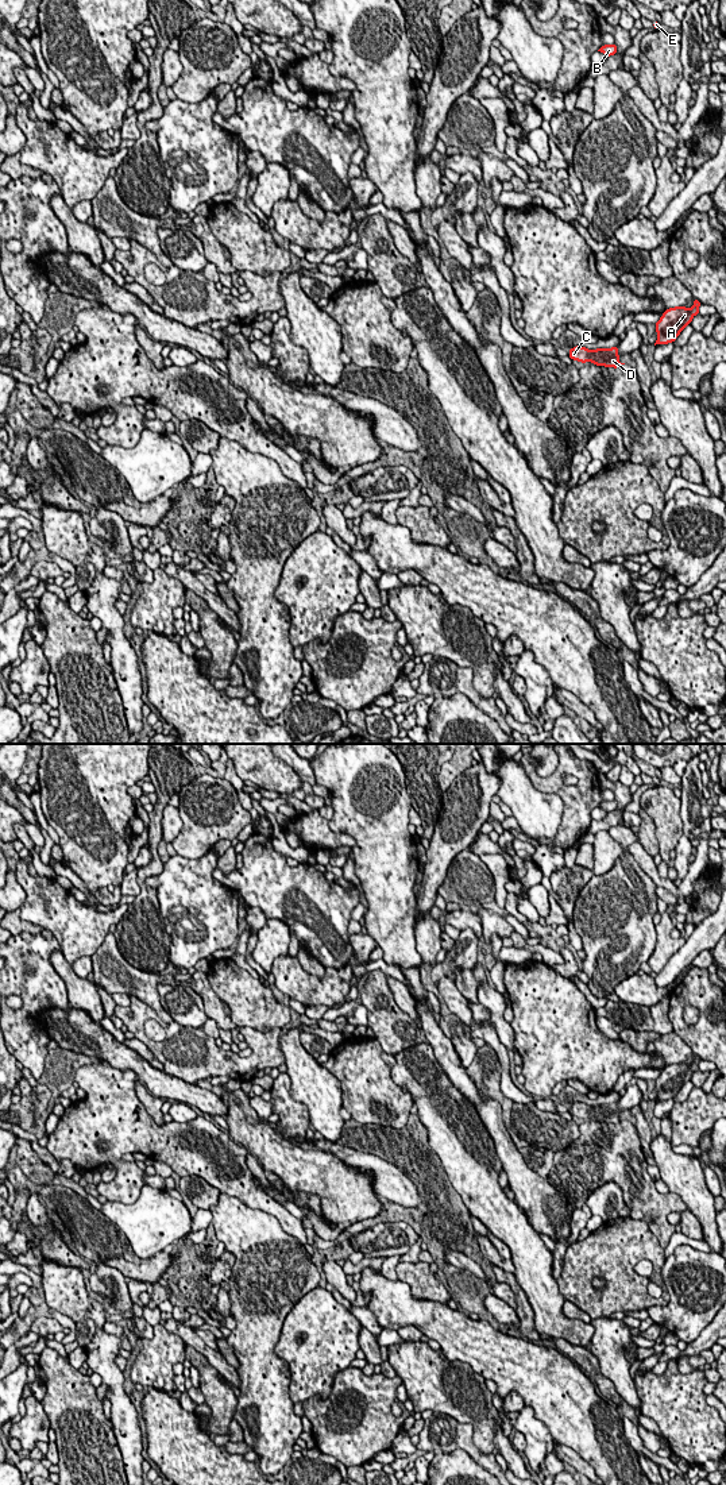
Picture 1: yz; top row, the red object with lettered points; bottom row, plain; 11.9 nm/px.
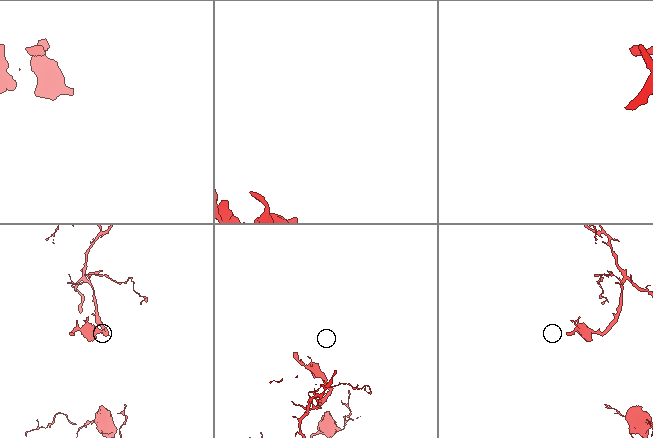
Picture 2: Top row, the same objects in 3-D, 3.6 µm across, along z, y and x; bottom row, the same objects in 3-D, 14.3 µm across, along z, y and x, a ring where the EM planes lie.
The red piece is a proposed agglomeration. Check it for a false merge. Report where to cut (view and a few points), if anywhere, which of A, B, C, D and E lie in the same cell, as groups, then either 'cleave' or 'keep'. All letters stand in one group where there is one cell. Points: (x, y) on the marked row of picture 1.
no cut | A B C D E | keep

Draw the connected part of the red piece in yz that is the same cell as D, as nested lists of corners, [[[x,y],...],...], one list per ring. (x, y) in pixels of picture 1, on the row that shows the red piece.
[[[575,346],[574,348],[568,351],[569,351],[568,356],[572,360],[578,360],[582,363],[591,362],[596,364],[598,367],[605,366],[605,367],[618,369],[622,364],[625,364],[619,362],[617,346],[611,348],[596,348],[594,351],[582,346]]]

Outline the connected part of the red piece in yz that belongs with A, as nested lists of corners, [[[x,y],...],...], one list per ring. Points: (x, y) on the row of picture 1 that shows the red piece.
[[[694,298],[691,308],[675,306],[667,309],[660,320],[654,324],[657,332],[656,344],[673,343],[680,332],[692,321],[692,317],[699,315],[700,301]]]

